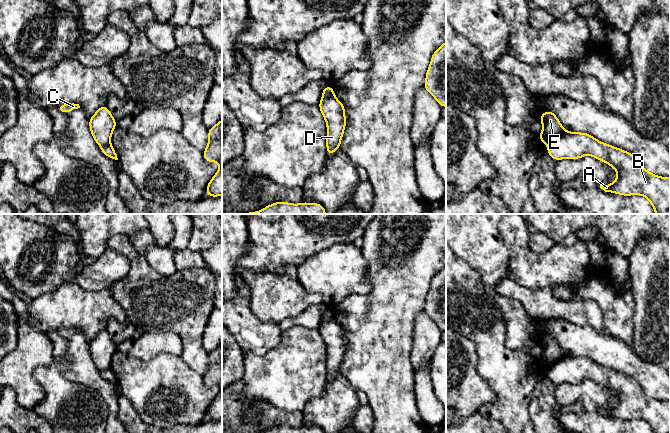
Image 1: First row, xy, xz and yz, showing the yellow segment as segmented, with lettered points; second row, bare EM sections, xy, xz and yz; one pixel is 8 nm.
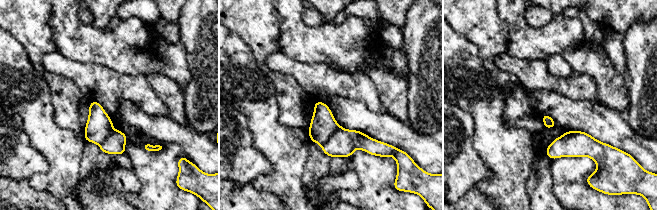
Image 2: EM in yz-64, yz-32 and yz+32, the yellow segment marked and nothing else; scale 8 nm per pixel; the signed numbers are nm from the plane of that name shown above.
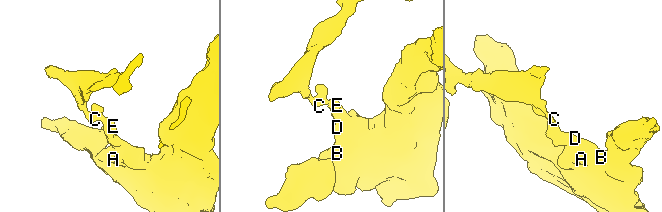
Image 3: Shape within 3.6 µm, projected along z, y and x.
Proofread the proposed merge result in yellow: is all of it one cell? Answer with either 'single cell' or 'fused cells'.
fused cells

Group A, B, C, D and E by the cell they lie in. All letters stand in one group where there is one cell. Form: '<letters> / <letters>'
A B D / C E

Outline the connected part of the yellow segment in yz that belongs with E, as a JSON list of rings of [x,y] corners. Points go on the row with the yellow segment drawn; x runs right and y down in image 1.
[[[552,111],[543,112],[539,120],[543,128],[538,139],[546,145],[552,144],[555,139],[565,131],[557,116]]]

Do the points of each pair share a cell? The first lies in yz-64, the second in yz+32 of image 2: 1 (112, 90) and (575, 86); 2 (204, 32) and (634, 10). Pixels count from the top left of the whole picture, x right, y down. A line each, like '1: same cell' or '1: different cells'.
1: same cell
2: different cells

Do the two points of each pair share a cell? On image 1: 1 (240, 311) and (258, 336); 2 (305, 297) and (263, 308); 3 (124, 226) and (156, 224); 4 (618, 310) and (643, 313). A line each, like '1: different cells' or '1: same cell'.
1: same cell
2: same cell
3: different cells
4: different cells

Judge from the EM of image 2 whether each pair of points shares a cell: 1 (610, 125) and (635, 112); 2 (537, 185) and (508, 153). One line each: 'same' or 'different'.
1: different
2: different

